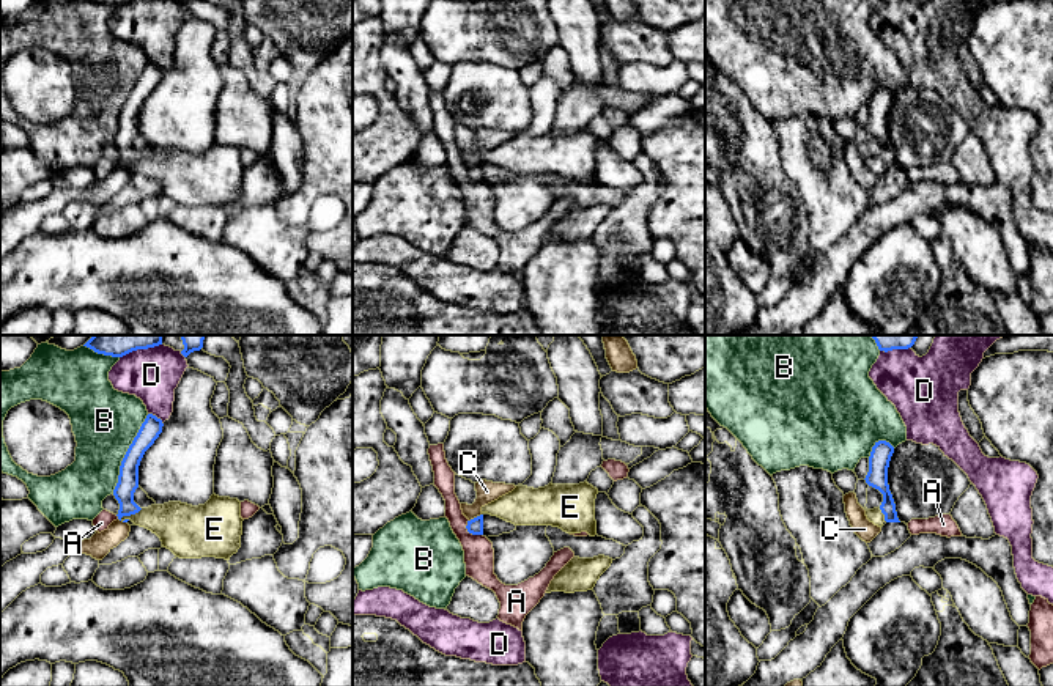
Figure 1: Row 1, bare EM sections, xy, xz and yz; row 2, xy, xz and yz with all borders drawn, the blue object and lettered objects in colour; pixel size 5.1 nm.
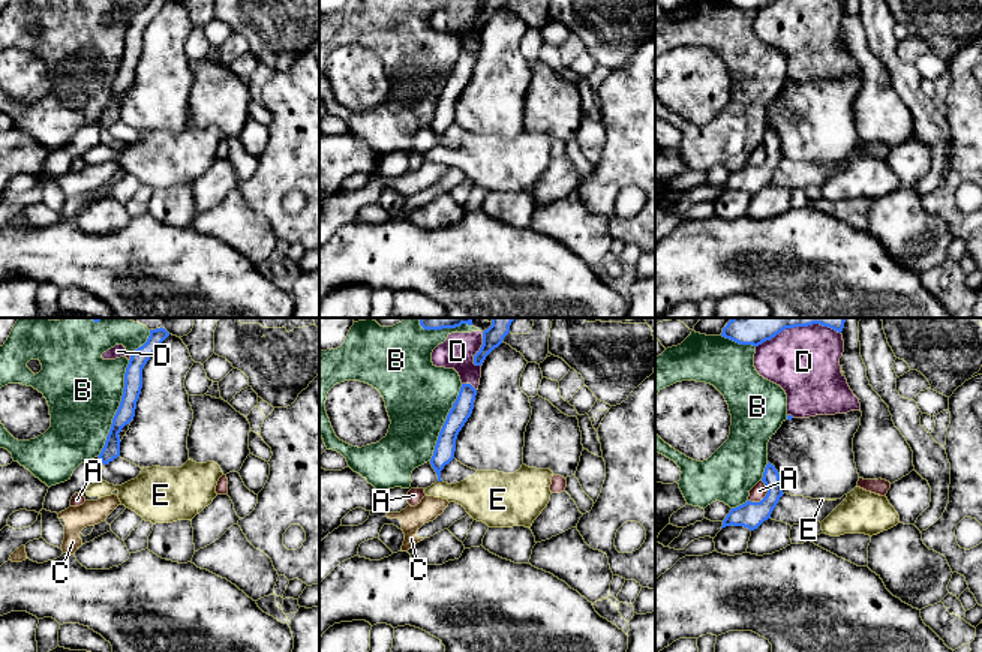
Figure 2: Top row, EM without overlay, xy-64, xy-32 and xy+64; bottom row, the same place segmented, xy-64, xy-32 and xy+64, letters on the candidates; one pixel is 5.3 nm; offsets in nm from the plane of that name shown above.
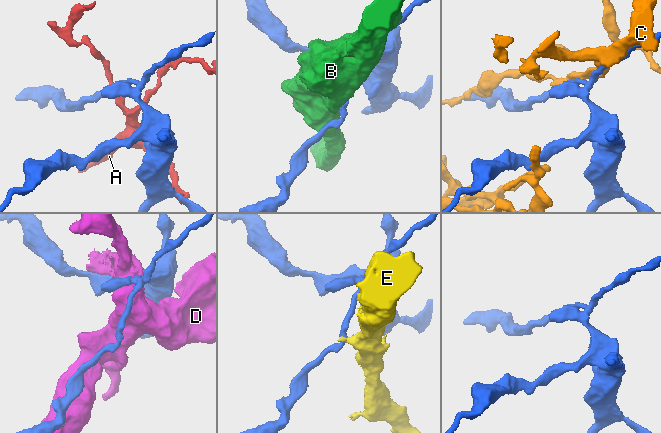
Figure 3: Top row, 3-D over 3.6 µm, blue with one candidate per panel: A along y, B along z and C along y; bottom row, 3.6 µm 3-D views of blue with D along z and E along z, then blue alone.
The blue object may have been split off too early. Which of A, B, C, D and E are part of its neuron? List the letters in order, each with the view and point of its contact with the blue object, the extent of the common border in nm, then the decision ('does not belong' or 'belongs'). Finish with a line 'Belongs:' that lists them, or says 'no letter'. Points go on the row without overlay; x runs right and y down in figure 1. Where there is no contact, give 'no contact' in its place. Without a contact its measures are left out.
A: xz (469, 180) | 120 nm | does not belong
B: xy (126, 101) | 440 nm | does not belong
C: xz (474, 165) | 80 nm | does not belong
D: xy (155, 63) | 100 nm | does not belong
E: xy (131, 161) | 130 nm | does not belong
Belongs: no letter

